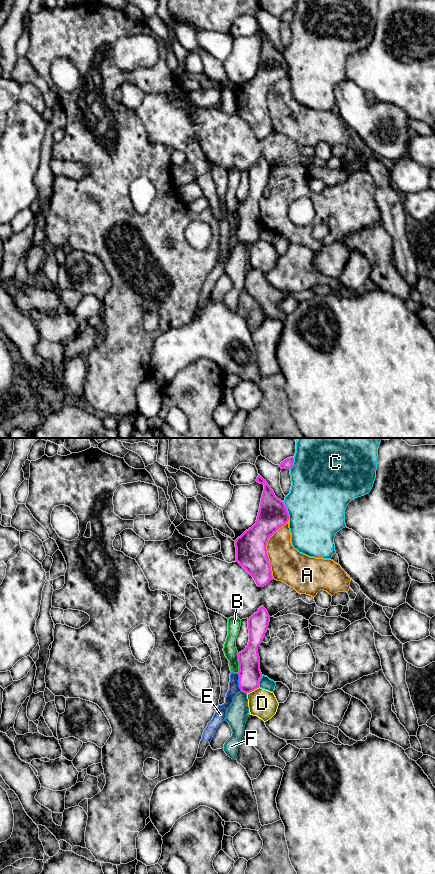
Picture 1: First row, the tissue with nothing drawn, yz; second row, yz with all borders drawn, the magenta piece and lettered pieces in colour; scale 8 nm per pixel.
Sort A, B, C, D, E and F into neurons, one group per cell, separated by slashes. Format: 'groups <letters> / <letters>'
groups A / B / C / D / E / F

